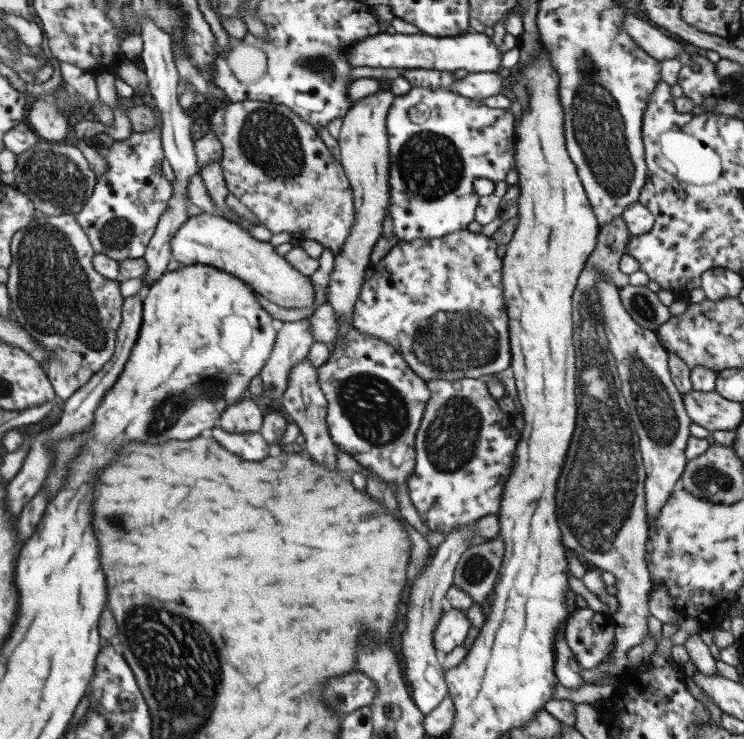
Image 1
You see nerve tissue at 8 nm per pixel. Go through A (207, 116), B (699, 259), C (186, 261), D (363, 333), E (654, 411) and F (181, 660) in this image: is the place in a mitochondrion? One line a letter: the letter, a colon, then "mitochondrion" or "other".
A: other
B: other
C: other
D: other
E: mitochondrion
F: mitochondrion

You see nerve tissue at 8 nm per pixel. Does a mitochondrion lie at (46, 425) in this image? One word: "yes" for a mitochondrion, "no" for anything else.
no

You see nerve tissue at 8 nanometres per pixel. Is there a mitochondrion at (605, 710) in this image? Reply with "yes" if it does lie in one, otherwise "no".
no

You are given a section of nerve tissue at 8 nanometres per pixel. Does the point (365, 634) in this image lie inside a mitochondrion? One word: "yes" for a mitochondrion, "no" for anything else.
no

